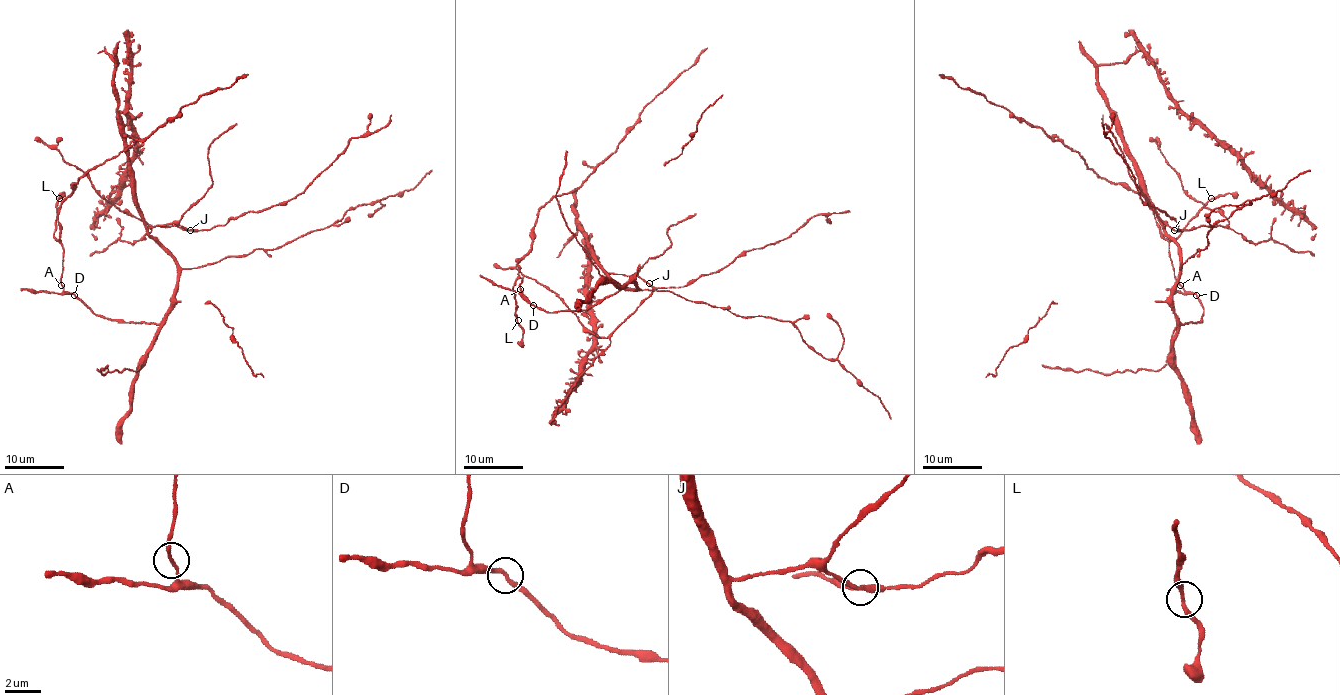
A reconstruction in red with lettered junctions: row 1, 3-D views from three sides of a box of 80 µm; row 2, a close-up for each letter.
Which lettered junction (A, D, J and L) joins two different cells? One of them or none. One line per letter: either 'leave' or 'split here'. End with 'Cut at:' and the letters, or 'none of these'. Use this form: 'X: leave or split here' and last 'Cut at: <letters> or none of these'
A: leave
D: leave
J: leave
L: leave
Cut at: none of these

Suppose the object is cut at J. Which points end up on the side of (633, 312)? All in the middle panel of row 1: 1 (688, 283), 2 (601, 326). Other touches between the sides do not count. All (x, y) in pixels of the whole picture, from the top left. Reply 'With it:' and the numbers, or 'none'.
With it: 1

